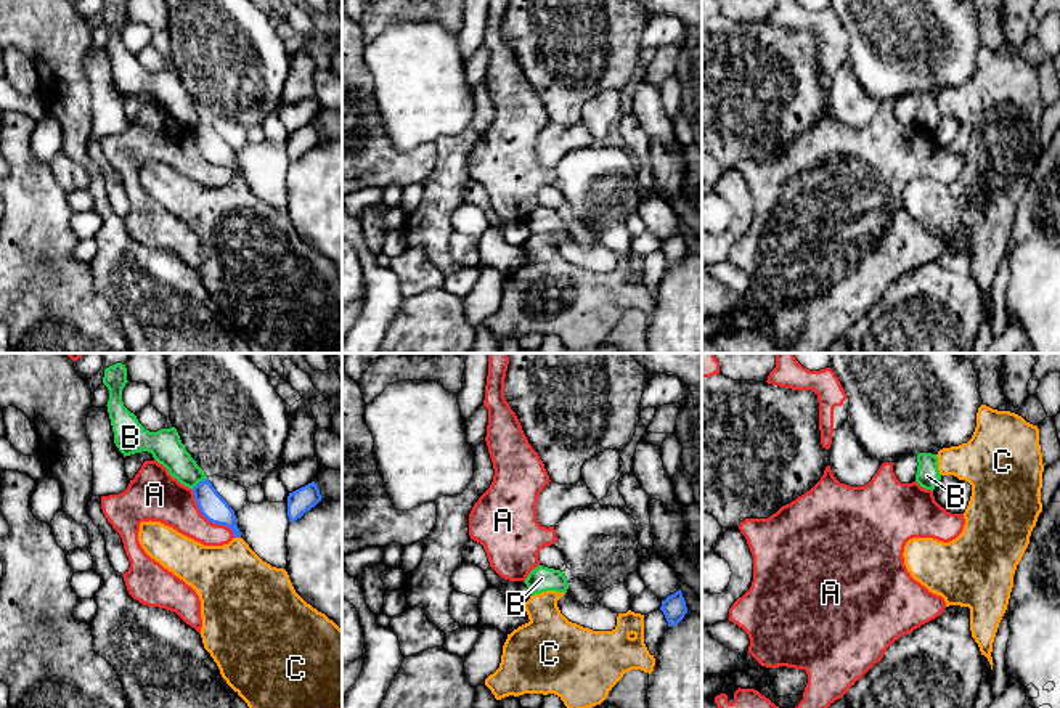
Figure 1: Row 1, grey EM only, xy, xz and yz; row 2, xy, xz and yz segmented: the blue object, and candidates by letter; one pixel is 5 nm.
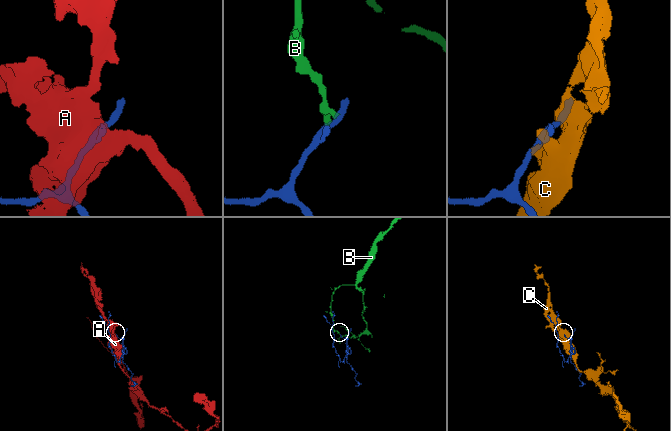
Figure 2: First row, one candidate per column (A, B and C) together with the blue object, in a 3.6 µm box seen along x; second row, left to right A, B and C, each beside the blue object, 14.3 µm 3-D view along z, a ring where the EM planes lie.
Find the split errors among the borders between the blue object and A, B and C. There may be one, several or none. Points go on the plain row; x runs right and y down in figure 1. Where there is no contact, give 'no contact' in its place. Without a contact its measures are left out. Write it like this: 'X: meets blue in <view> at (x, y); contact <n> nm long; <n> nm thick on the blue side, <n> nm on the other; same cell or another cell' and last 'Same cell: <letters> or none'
A: meets blue in xy at (207, 159); contact 320 nm long; 140 nm thick on the blue side, 240 nm on the other; another cell
B: meets blue in xy at (199, 122); contact 100 nm long; 140 nm thick on the blue side, 160 nm on the other; another cell
C: meets blue in xy at (238, 177); contact 30 nm long; 140 nm thick on the blue side, 380 nm on the other; another cell
Same cell: none

